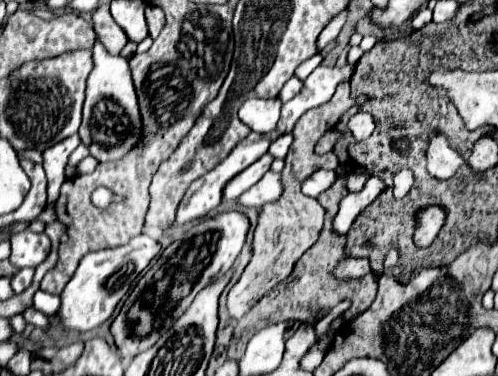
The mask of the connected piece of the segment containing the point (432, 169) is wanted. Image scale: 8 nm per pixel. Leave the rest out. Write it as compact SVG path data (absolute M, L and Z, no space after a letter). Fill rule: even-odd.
M435 136L429 140L427 146L427 168L429 174L439 178L439 180L447 180L451 178L457 168L463 164L463 158L459 152L455 152L445 136Z

